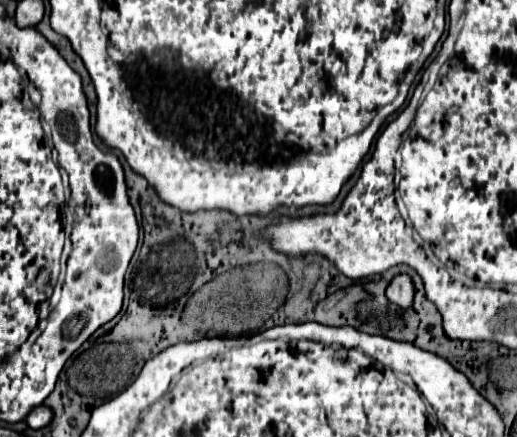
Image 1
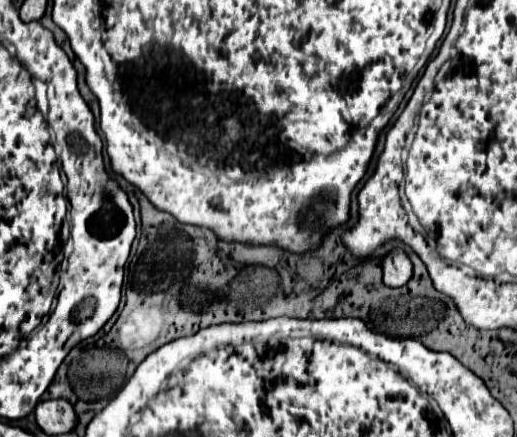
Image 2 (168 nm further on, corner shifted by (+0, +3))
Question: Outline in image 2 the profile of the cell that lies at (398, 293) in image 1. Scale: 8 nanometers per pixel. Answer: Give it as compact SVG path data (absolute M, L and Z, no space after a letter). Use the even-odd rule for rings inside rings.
M400 248L392 250L382 258L382 270L384 270L384 284L390 288L404 286L412 278L412 262Z

